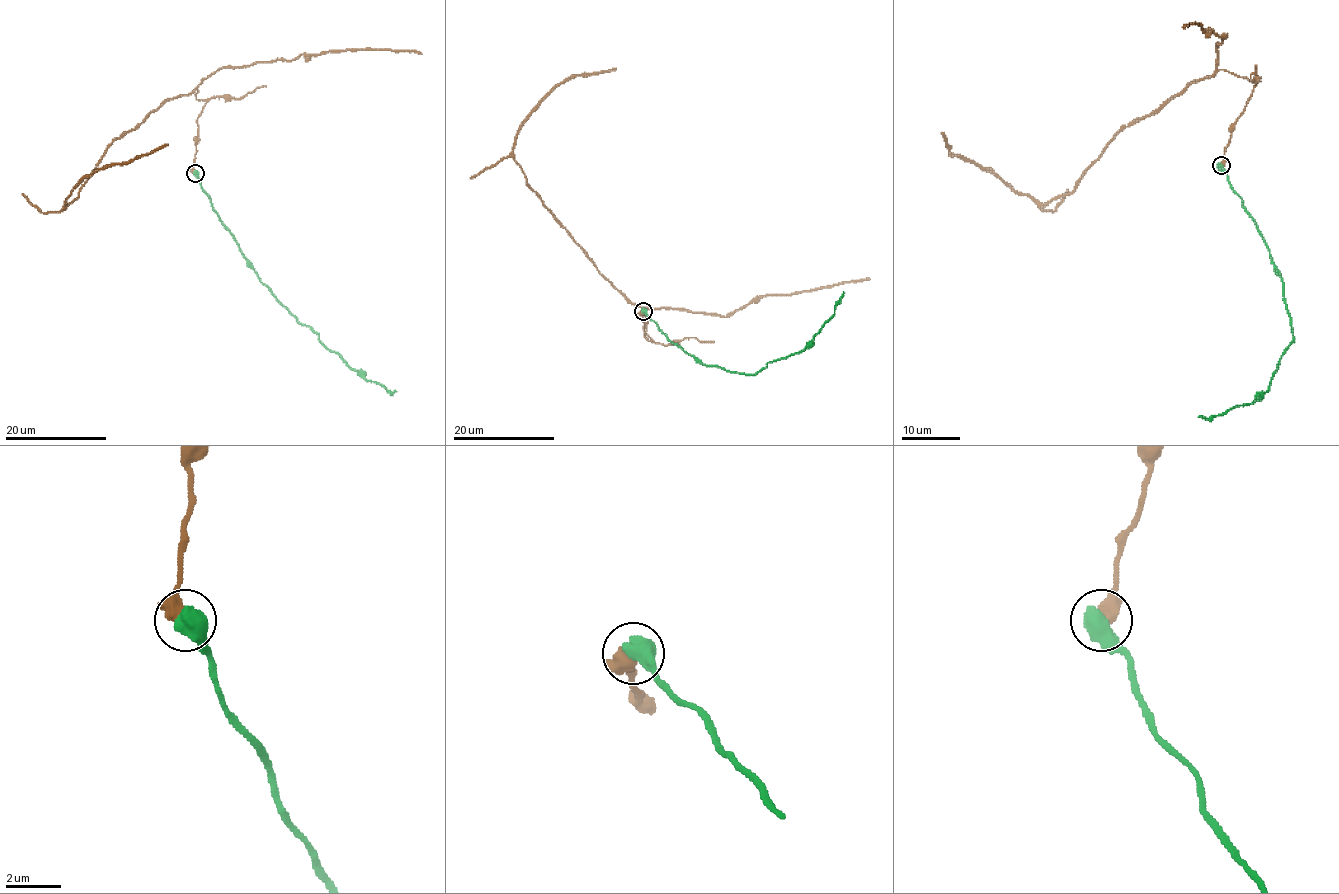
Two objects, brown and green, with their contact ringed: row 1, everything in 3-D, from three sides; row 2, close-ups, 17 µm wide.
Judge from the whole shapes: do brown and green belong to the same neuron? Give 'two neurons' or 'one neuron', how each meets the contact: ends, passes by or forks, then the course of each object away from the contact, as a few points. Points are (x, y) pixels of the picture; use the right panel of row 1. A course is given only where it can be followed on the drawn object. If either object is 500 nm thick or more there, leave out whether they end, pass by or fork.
two neurons; course brown (1221, 166), (1256, 82), (1223, 69), (1125, 126), (1071, 192), (1046, 204), (950, 151), (941, 132); course green (1221, 166), (1281, 280), (1293, 342), (1280, 358), (1269, 388), (1255, 402), (1236, 405), (1223, 415), (1198, 417)

